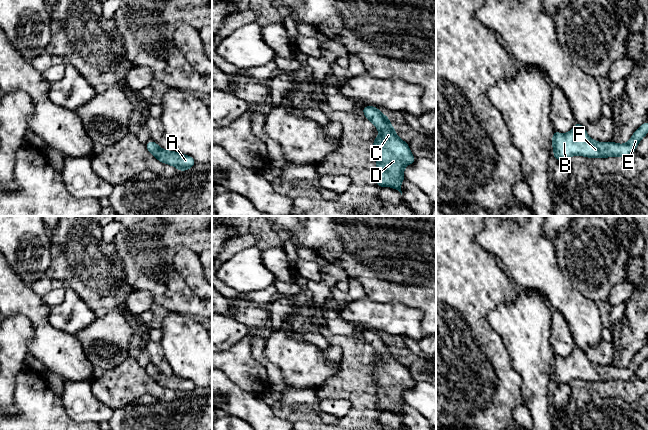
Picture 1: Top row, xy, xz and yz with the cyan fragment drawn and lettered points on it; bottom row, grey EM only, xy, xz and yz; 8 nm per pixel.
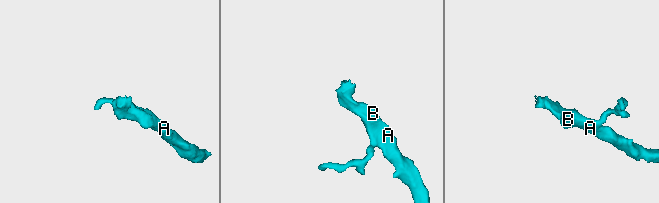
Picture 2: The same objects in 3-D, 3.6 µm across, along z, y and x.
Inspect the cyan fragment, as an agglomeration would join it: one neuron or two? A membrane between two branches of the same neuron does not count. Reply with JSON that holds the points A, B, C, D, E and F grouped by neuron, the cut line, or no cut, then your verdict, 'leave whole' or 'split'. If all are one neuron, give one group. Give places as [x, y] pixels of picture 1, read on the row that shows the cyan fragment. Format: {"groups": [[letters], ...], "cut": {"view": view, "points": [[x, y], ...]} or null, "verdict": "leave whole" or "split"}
{"groups": [["A", "B", "C", "D", "E", "F"]], "cut": null, "verdict": "leave whole"}

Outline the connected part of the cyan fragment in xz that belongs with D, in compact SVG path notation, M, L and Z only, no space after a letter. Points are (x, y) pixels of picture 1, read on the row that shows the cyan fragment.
M377 107L362 108L365 117L378 129L379 136L373 141L373 152L376 156L376 185L392 187L401 195L401 183L405 179L404 168L415 162L407 142L401 140L389 118Z

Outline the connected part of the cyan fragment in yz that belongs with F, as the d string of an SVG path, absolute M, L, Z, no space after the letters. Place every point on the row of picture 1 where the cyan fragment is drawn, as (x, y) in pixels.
M644 122L633 133L630 140L625 144L615 142L594 141L587 134L585 127L576 123L573 128L565 134L554 131L552 136L553 157L556 160L569 159L580 155L588 158L606 158L619 156L630 157L635 151L640 140L648 133L648 122Z

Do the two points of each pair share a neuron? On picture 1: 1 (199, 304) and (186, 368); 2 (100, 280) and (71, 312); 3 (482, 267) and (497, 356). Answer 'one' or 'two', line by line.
1: two
2: two
3: one

